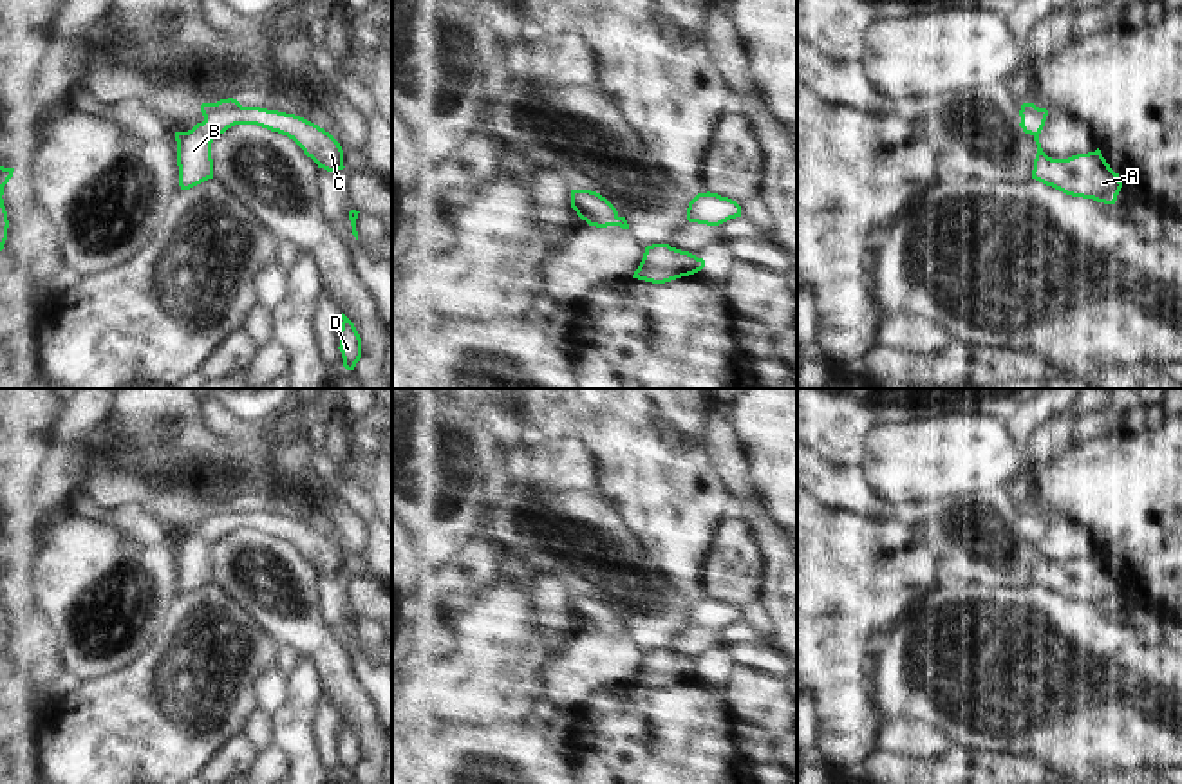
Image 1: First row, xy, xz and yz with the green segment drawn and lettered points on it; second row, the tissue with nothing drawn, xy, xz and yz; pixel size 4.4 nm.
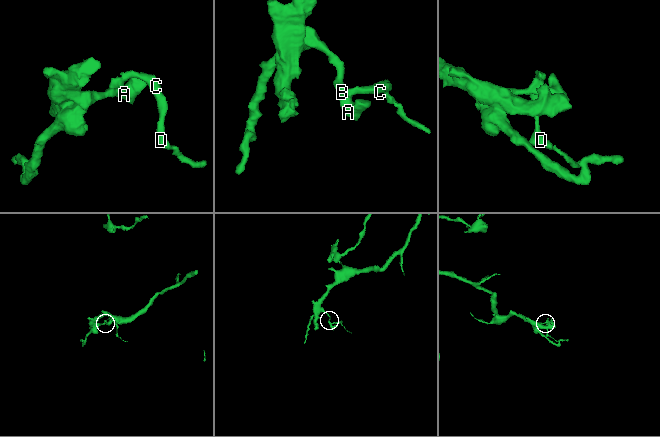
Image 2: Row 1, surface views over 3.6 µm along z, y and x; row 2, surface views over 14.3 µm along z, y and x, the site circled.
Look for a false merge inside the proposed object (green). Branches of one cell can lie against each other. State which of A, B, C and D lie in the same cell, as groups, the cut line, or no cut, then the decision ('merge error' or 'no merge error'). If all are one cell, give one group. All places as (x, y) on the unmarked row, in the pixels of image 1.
groups A B C D; cut none; no merge error

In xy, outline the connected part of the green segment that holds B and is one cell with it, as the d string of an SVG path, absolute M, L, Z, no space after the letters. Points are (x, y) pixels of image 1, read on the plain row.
M228 502L217 508L202 508L202 527L188 537L175 537L179 591L190 594L213 583L211 547L235 529L257 529L293 544L318 573L327 576L343 574L343 555L340 547L318 529L278 515L242 511Z

